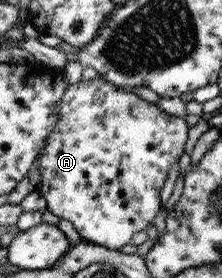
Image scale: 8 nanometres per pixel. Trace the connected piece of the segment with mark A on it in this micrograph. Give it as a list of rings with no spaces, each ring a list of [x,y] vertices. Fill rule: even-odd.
[[[100,76],[90,81],[80,80],[76,84],[68,83],[60,106],[57,124],[50,132],[46,140],[46,146],[39,157],[41,178],[36,191],[45,197],[47,210],[59,216],[59,218],[70,221],[74,225],[83,242],[104,246],[110,250],[119,250],[132,240],[134,234],[145,230],[152,220],[158,216],[158,211],[161,209],[160,190],[167,184],[168,181],[166,179],[173,175],[180,156],[184,154],[184,144],[188,140],[190,128],[185,118],[175,114],[168,114],[158,105],[143,100],[125,87],[110,84],[110,82],[106,82]]]

